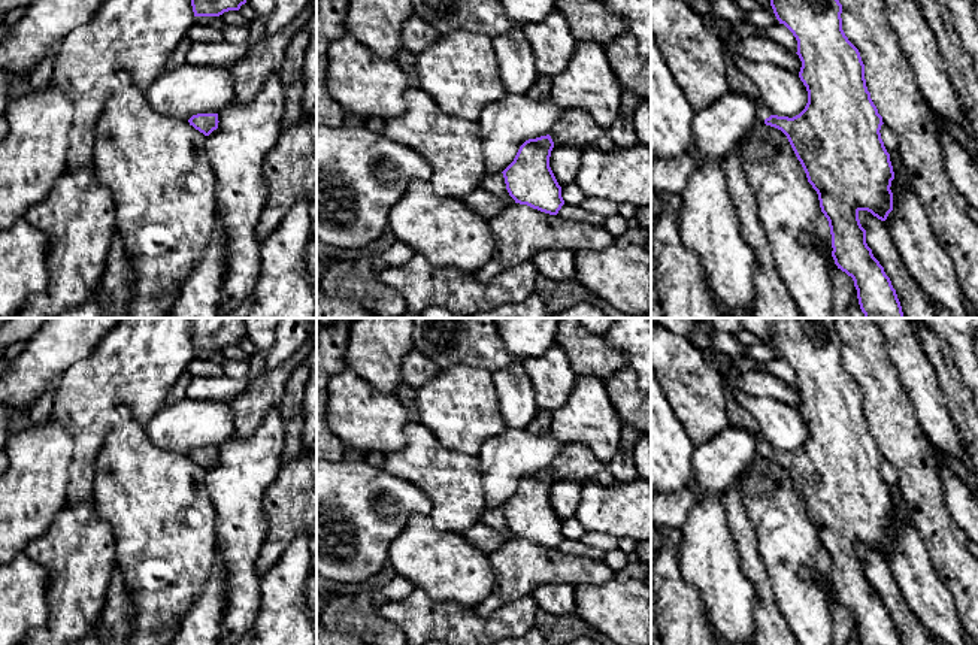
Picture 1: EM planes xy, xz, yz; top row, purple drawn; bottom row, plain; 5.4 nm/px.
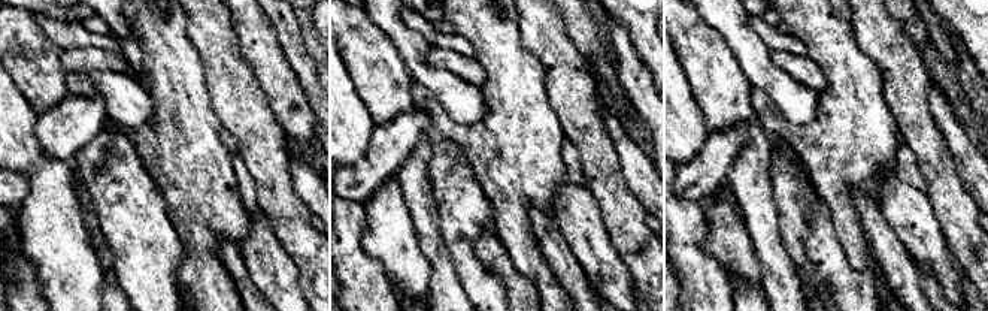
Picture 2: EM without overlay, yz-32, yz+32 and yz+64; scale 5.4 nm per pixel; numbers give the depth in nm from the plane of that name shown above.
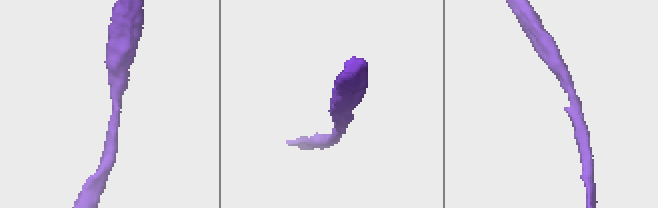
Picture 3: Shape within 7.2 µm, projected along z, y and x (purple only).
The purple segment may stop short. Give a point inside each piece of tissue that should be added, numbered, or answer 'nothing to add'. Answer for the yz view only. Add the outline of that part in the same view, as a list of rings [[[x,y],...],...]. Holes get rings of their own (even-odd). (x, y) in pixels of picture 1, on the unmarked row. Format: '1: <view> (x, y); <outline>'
1: yz (738, 415); [[[729,397],[729,400],[727,400],[727,415],[729,415],[732,426],[736,426],[739,429],[756,433],[757,457],[764,457],[766,452],[773,449],[772,445],[767,442],[767,439],[764,437],[764,434],[761,433],[754,417],[741,403],[738,403],[733,397]]]

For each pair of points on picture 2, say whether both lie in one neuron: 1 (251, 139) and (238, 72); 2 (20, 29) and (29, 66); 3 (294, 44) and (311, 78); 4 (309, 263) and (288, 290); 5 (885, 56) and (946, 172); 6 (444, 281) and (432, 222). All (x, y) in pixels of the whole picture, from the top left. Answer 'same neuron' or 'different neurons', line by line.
1: same neuron
2: same neuron
3: same neuron
4: different neurons
5: same neuron
6: same neuron

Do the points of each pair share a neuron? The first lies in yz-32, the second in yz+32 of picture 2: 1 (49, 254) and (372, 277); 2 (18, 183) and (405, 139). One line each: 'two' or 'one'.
1: two
2: one

